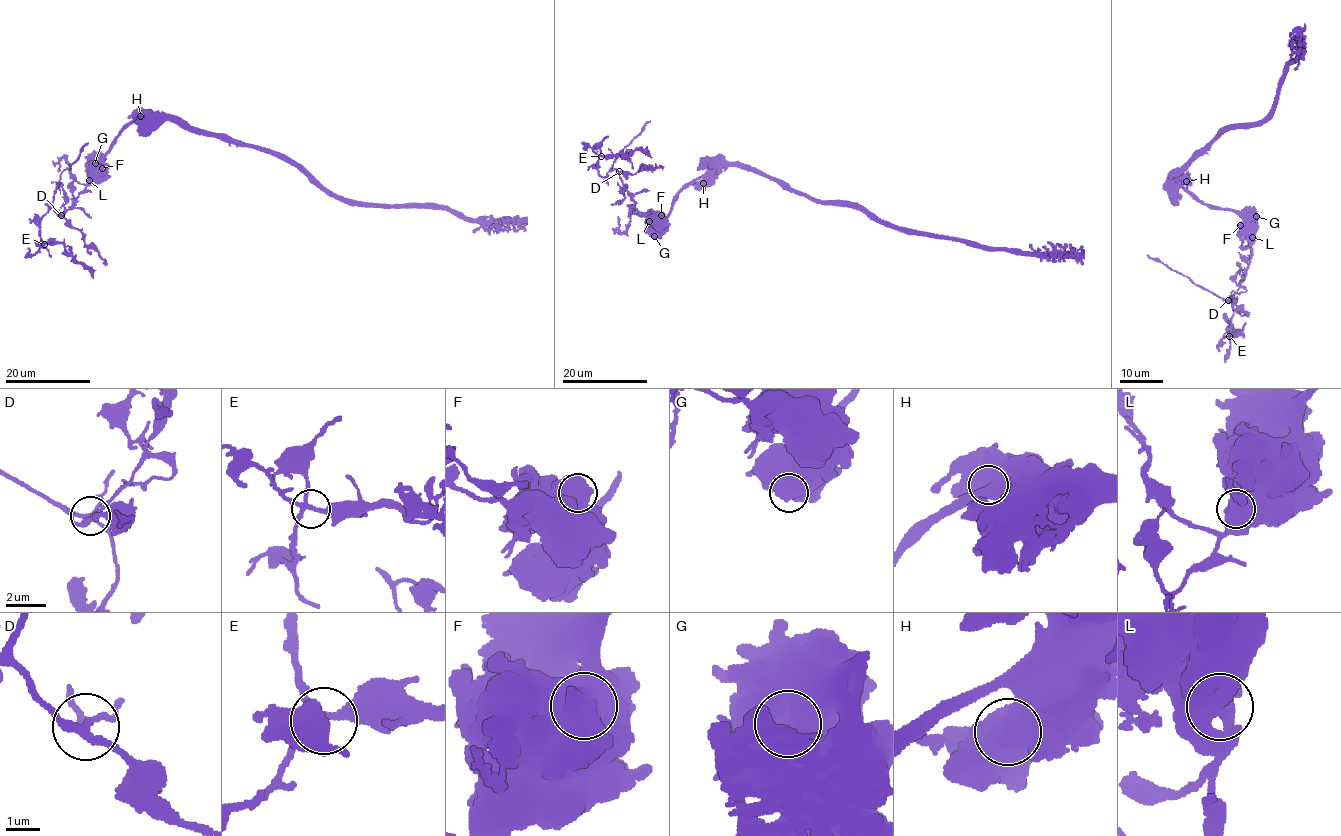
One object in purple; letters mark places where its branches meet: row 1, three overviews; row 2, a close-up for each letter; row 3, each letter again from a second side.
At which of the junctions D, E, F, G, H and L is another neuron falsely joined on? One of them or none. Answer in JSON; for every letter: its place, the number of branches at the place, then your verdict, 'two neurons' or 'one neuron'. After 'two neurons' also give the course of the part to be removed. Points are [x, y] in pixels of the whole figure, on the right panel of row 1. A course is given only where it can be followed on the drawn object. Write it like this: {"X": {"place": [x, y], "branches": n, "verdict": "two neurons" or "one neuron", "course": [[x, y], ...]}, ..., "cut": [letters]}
{"D": {"place": [1228, 300], "branches": 3, "verdict": "one neuron"}, "E": {"place": [1229, 336], "branches": 4, "verdict": "one neuron"}, "F": {"place": [1240, 225], "branches": 1, "verdict": "one neuron"}, "G": {"place": [1256, 216], "branches": 1, "verdict": "one neuron"}, "H": {"place": [1186, 181], "branches": 2, "verdict": "one neuron"}, "L": {"place": [1252, 237], "branches": 2, "verdict": "two neurons", "course": [[1252, 237], [1244, 279], [1224, 300], [1228, 299], [1233, 310], [1228, 335], [1229, 327], [1243, 338]]}, "cut": ["L"]}

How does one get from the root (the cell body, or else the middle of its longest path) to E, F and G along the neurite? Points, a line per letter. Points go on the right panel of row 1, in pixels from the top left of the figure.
E: (1171, 187), (1233, 209), (1243, 221), (1250, 261), (1238, 289), (1224, 299), (1233, 310), (1229, 336)
F: (1171, 187), (1180, 186), (1207, 205), (1235, 210), (1243, 220), (1240, 225)
G: (1171, 187), (1180, 186), (1207, 205), (1256, 216)

